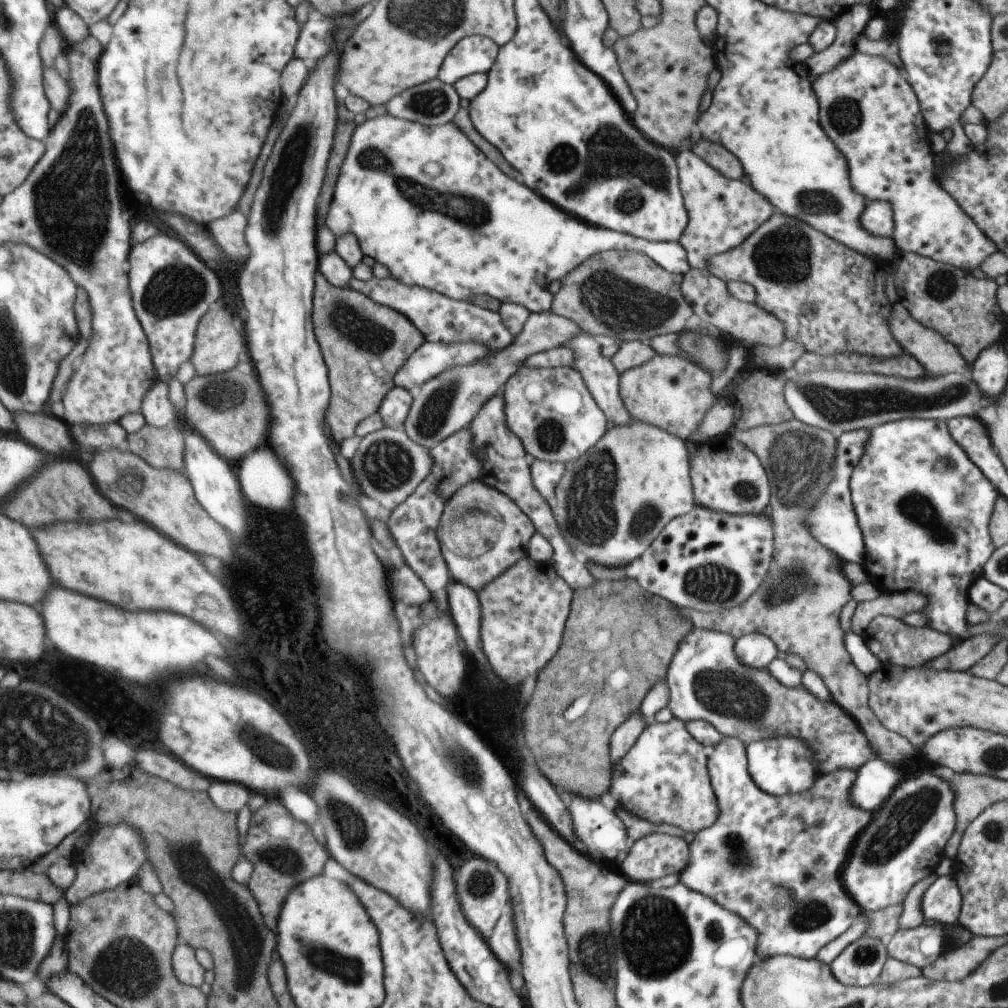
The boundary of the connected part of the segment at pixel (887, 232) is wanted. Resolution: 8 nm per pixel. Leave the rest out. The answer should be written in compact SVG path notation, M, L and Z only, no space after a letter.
M868 202L861 215L862 228L871 236L881 236L893 241L894 216L887 202Z

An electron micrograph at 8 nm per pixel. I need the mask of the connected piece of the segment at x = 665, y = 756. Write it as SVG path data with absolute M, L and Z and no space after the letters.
M674 717L665 724L653 722L643 728L633 746L627 750L627 754L619 759L608 791L619 806L631 812L633 816L658 825L673 825L683 829L685 833L696 833L709 828L719 814L707 773L704 748L689 735L683 722Z

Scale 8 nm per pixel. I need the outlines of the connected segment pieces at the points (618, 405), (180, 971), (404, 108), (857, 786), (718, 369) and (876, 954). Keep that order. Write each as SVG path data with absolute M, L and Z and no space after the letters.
M586 333L573 336L567 344L563 344L561 348L567 348L573 352L573 362L571 367L577 372L586 384L586 388L593 395L594 400L602 408L602 412L606 414L607 420L611 420L611 424L629 424L631 422L630 414L627 413L625 406L622 404L622 398L618 394L618 370L615 369L614 362L601 355L601 346L594 340L593 335Z
M185 941L179 942L174 952L174 972L182 983L199 988L203 986L205 968L199 964L195 950L196 948L191 948Z
M435 78L401 91L395 100L384 105L391 116L431 127L451 121L459 99L453 85Z
M871 758L867 760L863 767L857 768L854 771L855 776L853 787L850 788L851 804L862 808L865 812L876 812L879 806L889 798L891 792L897 786L897 782L901 782L900 770L897 770L897 766L881 761L879 758Z
M684 331L676 334L679 336L679 348L693 358L693 365L697 366L710 378L717 377L726 367L728 354L723 350L723 345L719 341L724 341L722 337L718 340L711 336L703 336L697 332Z
M861 936L848 944L828 965L844 985L863 988L877 982L887 958L884 942Z

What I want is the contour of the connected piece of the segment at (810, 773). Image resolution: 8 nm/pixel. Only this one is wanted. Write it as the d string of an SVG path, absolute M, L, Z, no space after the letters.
M779 733L779 736L774 735L746 745L746 765L754 783L771 796L811 792L821 775L819 760L815 760L813 750L799 736L791 736L790 733Z

